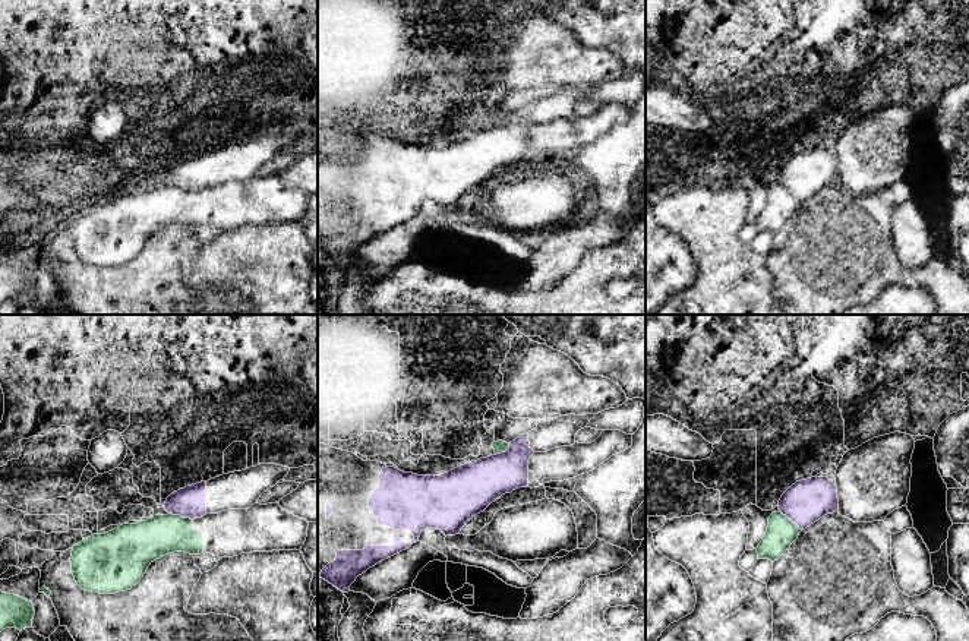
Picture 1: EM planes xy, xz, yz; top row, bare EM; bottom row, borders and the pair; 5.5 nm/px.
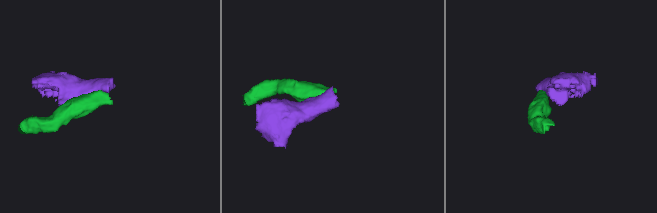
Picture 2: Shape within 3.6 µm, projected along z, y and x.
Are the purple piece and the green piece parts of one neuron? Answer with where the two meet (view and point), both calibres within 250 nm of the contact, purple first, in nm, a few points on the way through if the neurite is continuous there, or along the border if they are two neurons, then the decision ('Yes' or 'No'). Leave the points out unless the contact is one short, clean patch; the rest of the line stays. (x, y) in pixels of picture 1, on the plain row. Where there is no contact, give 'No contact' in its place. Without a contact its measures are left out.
Touches purple at xy (180, 188). Thickness 180 nm (purple) against 220 nm. Boundary: xy (169, 185), (191, 192). No

